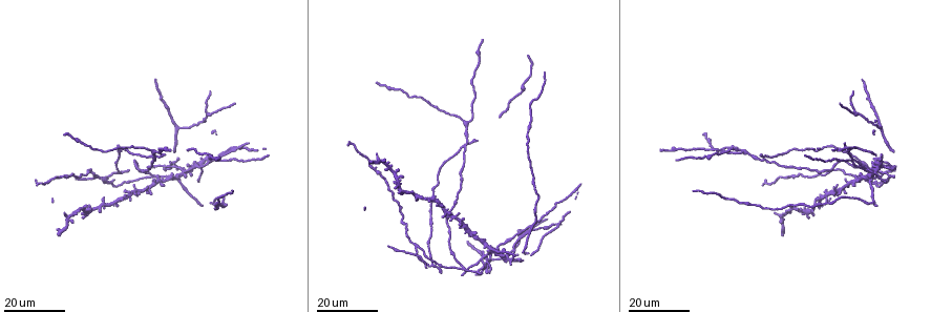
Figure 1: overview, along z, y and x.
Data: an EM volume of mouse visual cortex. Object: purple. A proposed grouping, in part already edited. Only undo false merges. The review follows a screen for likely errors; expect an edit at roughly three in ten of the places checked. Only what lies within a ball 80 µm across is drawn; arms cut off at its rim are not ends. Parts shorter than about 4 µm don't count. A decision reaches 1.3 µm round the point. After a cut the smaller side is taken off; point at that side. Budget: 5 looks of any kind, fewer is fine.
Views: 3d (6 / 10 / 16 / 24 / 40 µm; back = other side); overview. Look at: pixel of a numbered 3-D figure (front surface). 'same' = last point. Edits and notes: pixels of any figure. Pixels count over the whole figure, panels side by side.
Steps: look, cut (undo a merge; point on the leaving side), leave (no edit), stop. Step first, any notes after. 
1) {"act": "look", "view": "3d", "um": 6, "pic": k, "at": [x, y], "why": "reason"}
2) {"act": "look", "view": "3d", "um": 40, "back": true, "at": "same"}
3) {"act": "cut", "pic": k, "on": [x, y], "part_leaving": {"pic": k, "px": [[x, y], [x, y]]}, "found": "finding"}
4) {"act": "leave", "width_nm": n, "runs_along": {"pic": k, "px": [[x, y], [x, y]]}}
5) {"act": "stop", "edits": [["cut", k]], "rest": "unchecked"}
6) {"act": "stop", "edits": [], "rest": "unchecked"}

{"act": "look", "view": "3d", "um": 24, "pic": 1, "at": [766, 160], "why": "arms part here"}

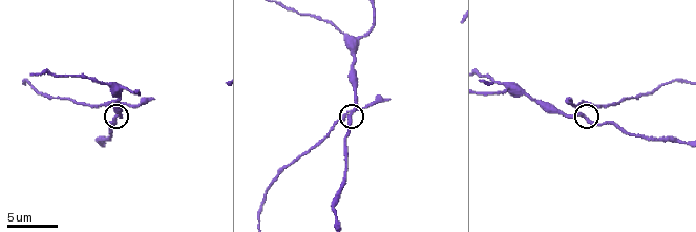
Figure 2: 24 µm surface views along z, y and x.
{"act": "look", "view": "3d", "um": 6, "pic": 2, "at": [580, 116]}

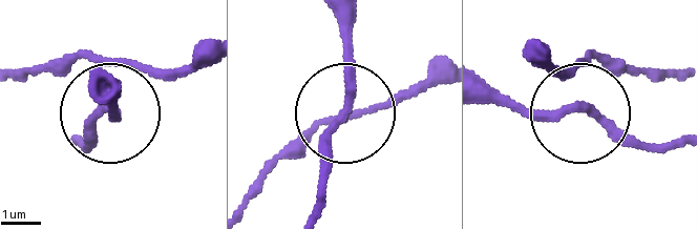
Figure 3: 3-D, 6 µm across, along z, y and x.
{"act": "leave", "arms": 3, "runs_along": {"pic": 3, "px": [[676, 143], [626, 143], [575, 112], [485, 103]]}, "found": "continuous, no second neuron"}

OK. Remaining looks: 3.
{"act": "look", "view": "3d", "um": 10, "pic": 2, "at": [509, 85], "why": "small branch off a trunk"}

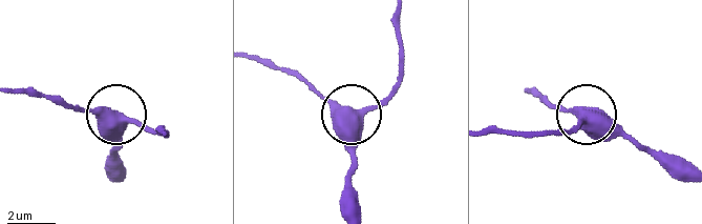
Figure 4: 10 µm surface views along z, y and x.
{"act": "look", "view": "3d", "um": 10, "back": true, "pic": 4, "at": [354, 113]}

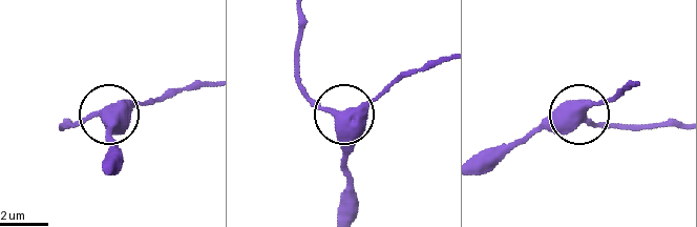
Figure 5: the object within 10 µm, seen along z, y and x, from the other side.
{"act": "leave", "arms": 3, "found": "all the same neuron"}

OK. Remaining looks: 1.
{"act": "stop", "edits": [], "rest": "unchecked"}

